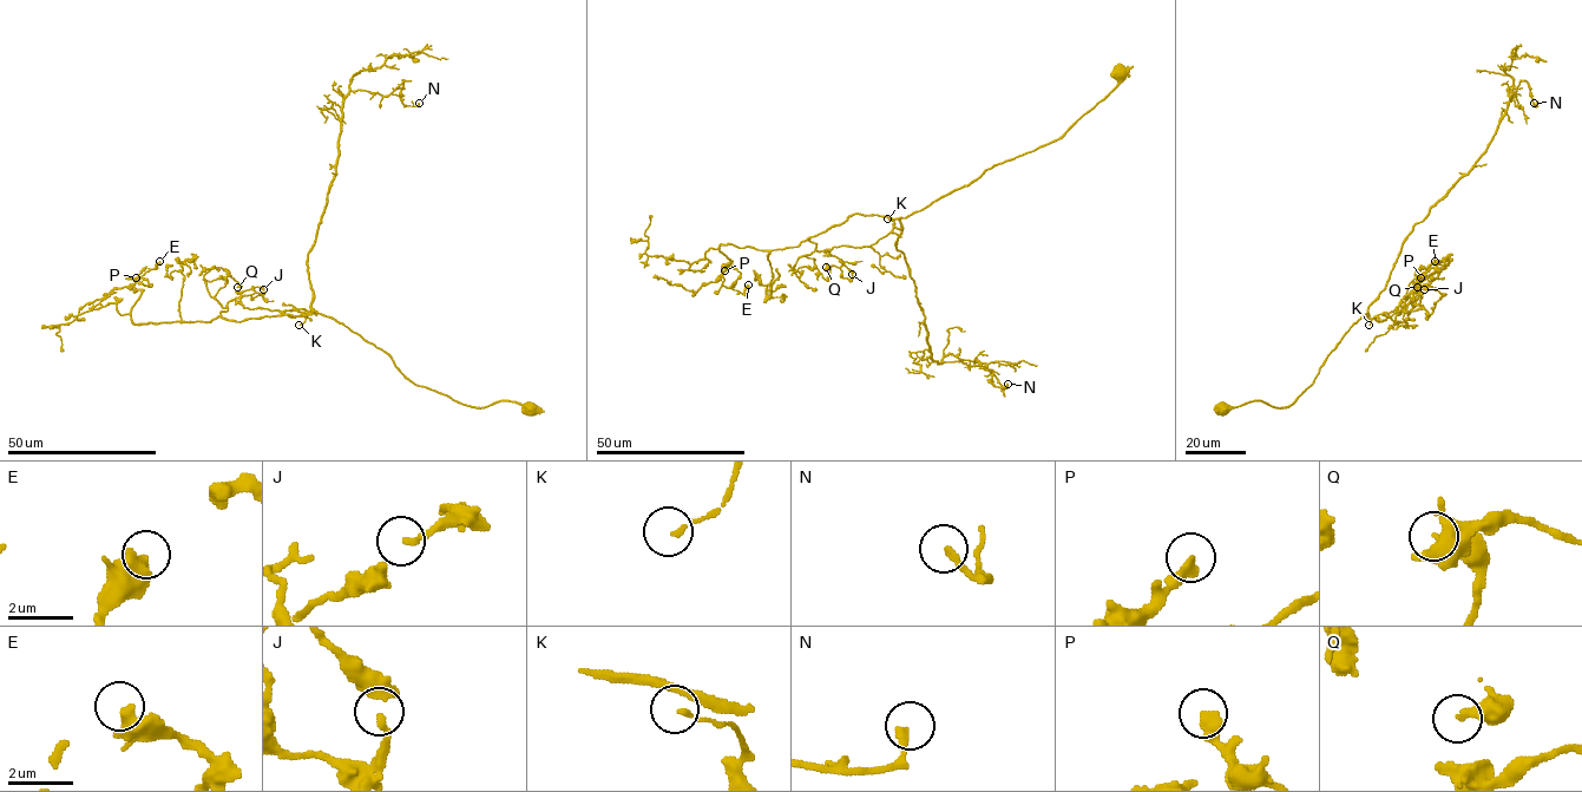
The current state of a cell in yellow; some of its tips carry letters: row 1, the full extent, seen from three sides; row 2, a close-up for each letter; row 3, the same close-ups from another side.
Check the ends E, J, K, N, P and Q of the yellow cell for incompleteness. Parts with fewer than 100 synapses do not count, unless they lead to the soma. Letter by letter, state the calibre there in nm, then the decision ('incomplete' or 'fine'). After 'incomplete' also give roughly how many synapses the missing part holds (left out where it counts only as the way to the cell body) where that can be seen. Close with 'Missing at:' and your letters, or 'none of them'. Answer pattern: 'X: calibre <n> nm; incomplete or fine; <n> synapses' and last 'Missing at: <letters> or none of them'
E: calibre 460 nm; fine
J: calibre 130 nm; fine
K: calibre 130 nm; fine
N: calibre 240 nm; fine
P: calibre 420 nm; fine
Q: calibre 260 nm; fine
Missing at: none of them

